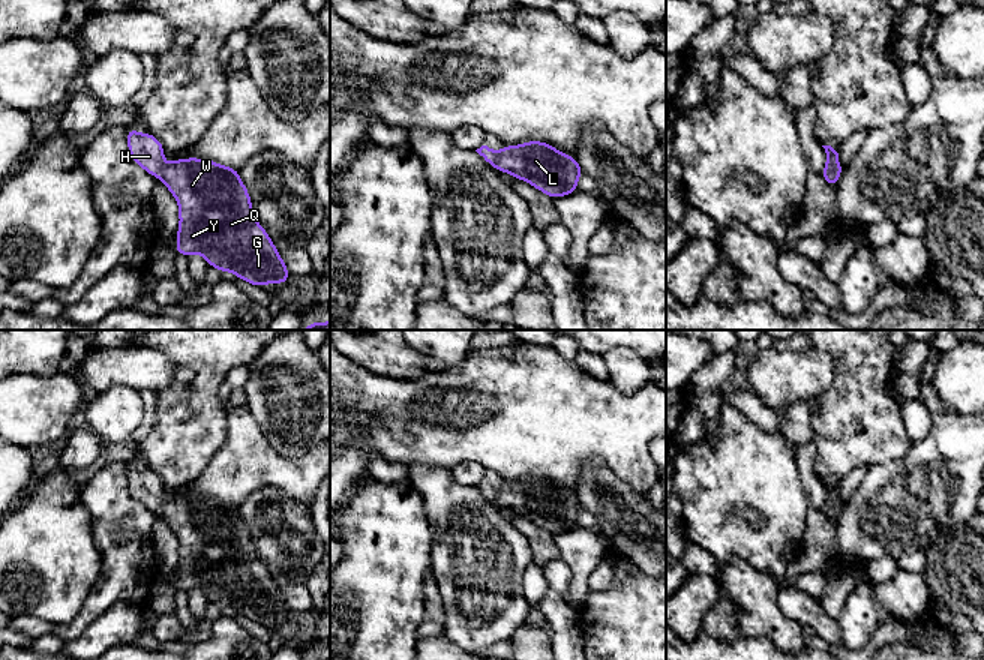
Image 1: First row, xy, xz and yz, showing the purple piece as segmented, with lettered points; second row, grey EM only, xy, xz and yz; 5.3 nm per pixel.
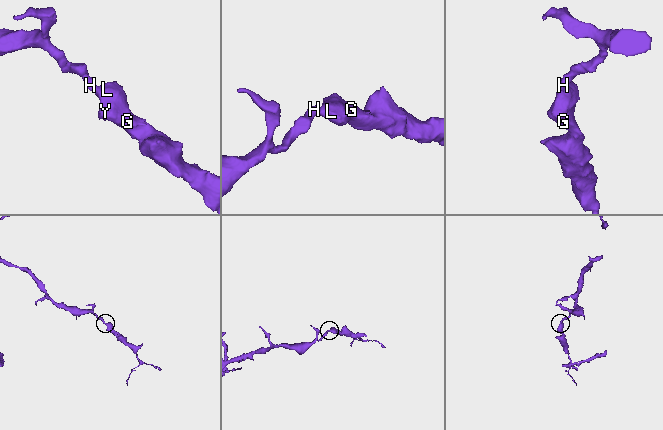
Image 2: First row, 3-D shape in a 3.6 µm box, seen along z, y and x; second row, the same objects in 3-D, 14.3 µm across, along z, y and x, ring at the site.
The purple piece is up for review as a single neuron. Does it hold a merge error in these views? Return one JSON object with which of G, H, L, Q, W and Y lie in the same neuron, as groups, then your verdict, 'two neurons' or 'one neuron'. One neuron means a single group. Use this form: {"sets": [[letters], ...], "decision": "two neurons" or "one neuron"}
{"sets": [["G", "H", "L", "Q", "W", "Y"]], "decision": "one neuron"}

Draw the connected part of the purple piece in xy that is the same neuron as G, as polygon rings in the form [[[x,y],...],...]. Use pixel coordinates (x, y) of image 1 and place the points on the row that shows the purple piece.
[[[132,126],[126,134],[130,159],[150,176],[159,177],[178,202],[177,255],[201,254],[208,266],[220,273],[231,272],[260,288],[266,284],[288,282],[291,274],[268,232],[256,222],[250,195],[237,170],[198,158],[165,164],[164,146],[154,135],[140,134]]]

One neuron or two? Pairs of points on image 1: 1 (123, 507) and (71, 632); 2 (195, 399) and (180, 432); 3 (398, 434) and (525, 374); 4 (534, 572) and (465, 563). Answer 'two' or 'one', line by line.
1: one
2: one
3: one
4: two

